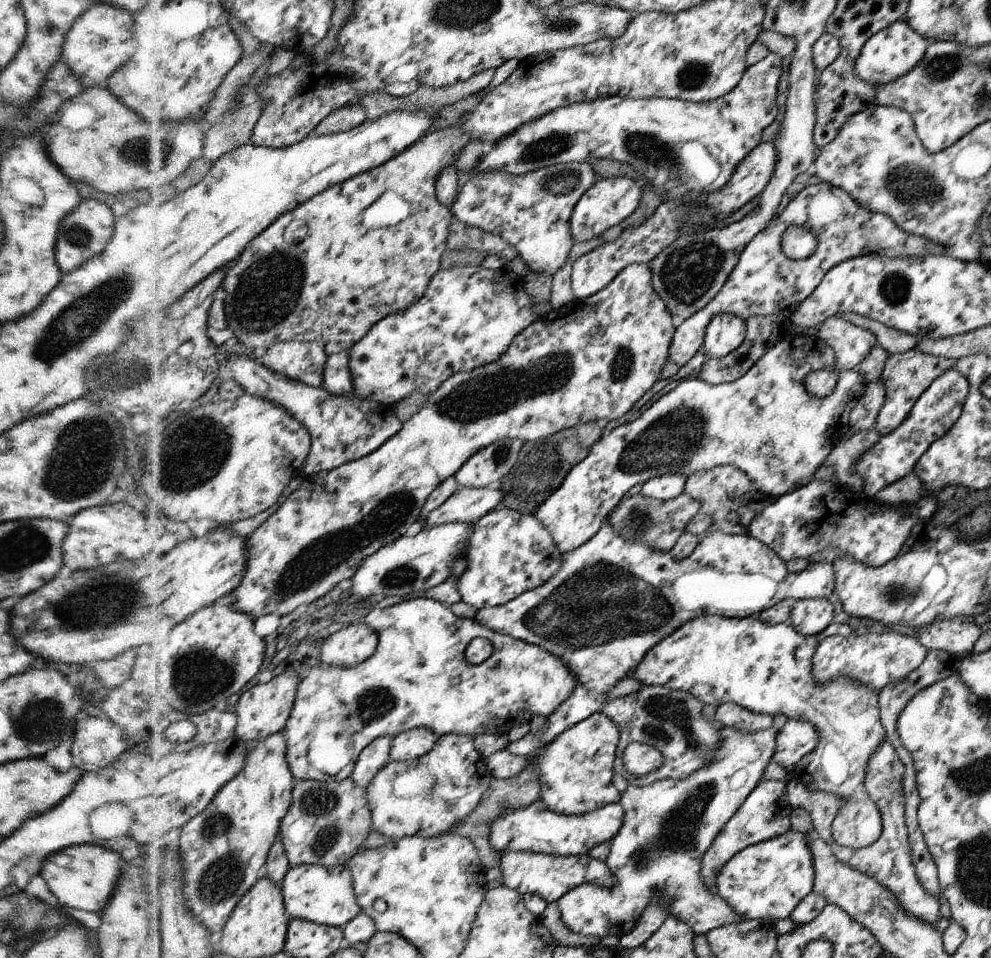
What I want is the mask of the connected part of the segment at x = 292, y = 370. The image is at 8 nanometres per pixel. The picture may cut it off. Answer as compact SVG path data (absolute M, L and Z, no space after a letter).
M285 341L270 345L263 363L276 374L323 387L329 356L323 341Z

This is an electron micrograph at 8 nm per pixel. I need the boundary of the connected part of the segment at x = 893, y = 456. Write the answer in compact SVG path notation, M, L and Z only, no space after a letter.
M949 369L929 387L913 407L909 417L893 433L881 436L874 448L864 452L854 466L854 472L862 478L866 491L874 497L882 488L913 472L930 446L945 437L961 419L969 395L969 380L958 370Z

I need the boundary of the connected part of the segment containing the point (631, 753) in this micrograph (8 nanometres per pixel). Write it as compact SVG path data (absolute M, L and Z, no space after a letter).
M634 742L623 752L624 768L630 775L644 775L658 770L665 760L662 754L650 743Z

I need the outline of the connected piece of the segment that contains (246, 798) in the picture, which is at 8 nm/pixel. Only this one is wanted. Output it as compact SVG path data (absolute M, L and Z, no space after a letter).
M274 734L249 747L251 756L246 770L224 786L208 809L183 827L177 836L185 859L186 898L190 900L194 914L214 933L225 931L246 894L252 892L264 877L271 851L281 838L282 824L294 805L294 786L297 782L290 768L289 742L284 734Z

